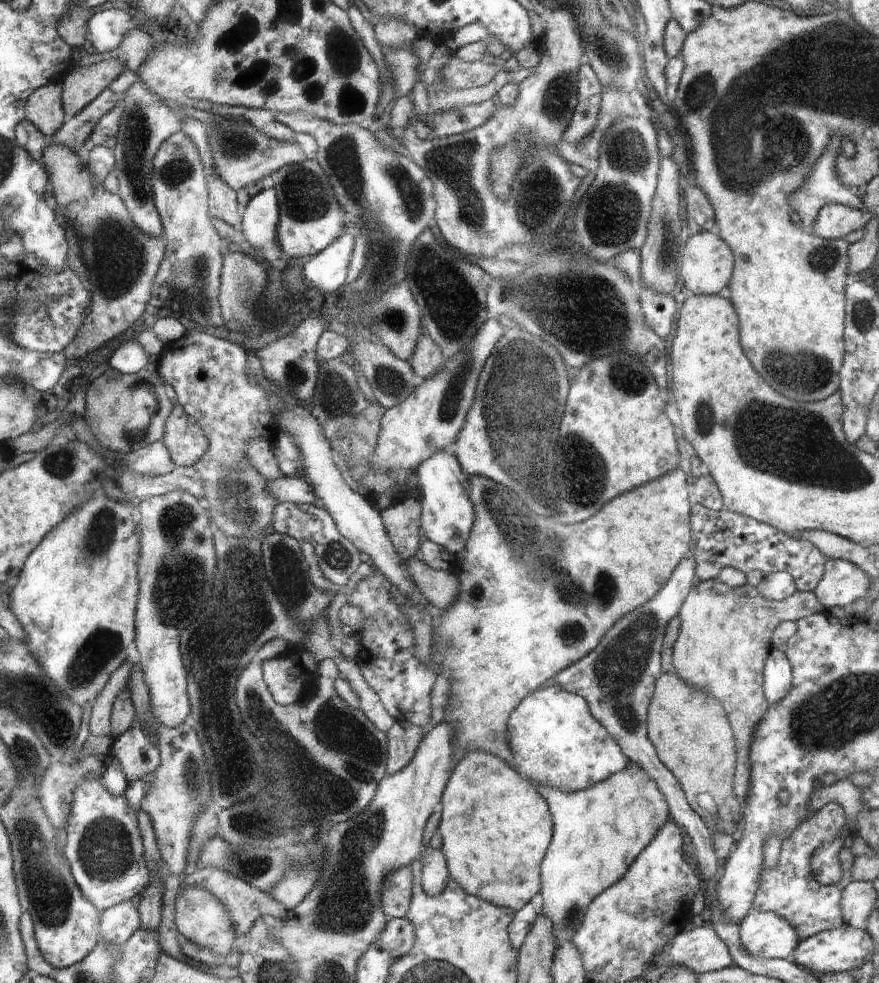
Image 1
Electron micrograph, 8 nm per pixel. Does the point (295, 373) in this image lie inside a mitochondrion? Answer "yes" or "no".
yes

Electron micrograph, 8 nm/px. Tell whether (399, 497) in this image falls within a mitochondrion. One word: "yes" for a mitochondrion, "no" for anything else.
no

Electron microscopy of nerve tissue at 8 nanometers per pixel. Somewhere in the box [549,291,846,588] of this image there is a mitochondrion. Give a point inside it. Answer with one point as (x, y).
(585, 475)

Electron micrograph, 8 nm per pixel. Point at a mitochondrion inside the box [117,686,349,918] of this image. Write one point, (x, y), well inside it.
(249, 864)

